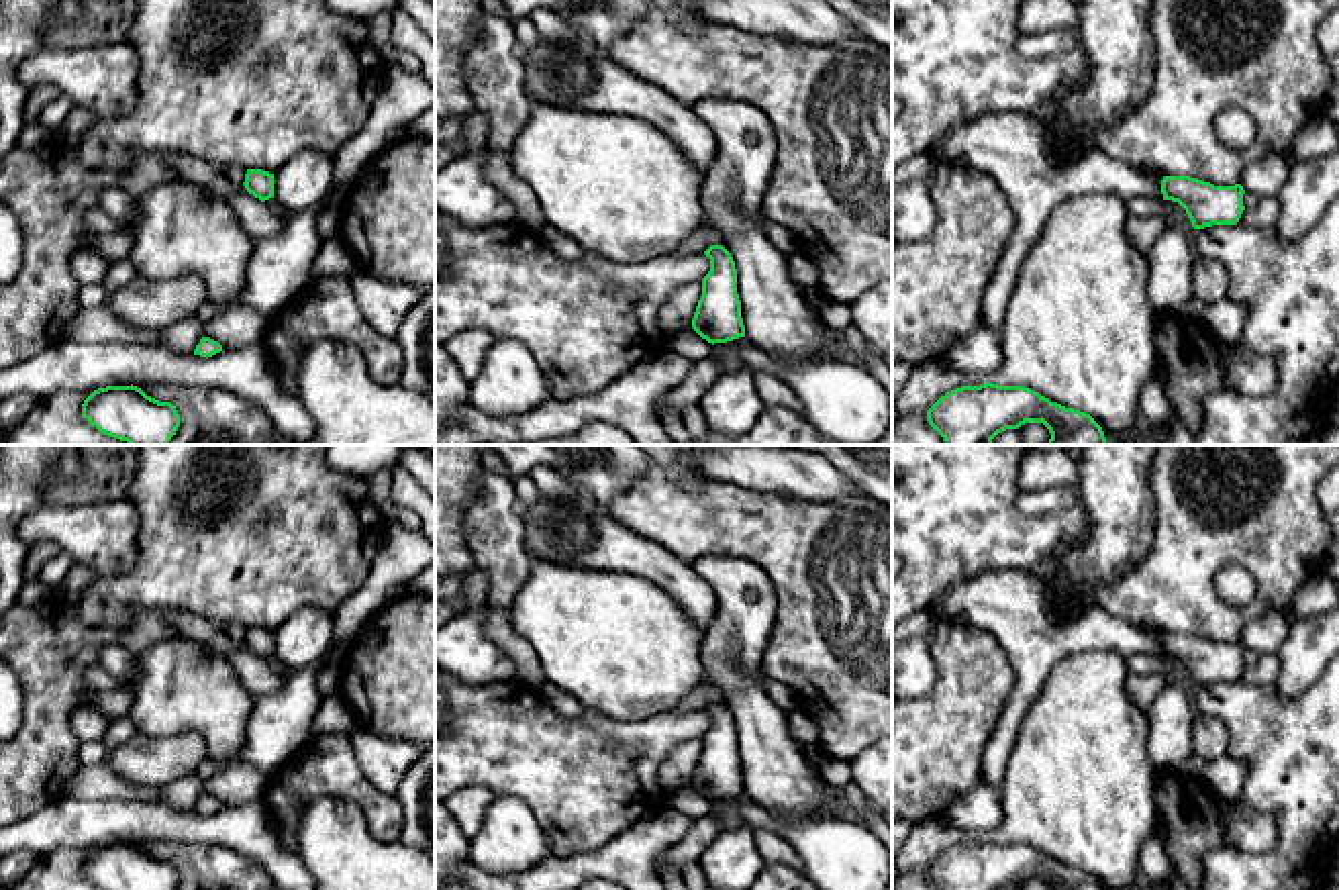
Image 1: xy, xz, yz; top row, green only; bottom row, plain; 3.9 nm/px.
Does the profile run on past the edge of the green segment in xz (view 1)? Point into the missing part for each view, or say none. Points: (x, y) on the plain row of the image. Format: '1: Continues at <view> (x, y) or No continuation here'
1: No continuation here

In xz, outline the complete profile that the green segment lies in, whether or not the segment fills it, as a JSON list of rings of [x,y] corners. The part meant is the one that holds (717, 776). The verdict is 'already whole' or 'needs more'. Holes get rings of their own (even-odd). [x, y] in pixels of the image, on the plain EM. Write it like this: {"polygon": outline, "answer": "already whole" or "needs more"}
{"polygon": [[[710,702],[704,712],[710,729],[702,735],[692,786],[712,802],[745,794],[735,719],[723,702]]], "answer": "already whole"}

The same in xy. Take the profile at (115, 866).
{"polygon": [[[133,841],[94,847],[82,874],[100,890],[176,890],[180,884],[171,859],[159,859]]], "answer": "already whole"}

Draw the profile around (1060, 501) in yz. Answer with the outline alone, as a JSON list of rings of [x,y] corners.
[[[1053,486],[1019,494],[1019,508],[1029,516],[1053,514],[1063,525],[1063,539],[1076,539],[1084,533],[1086,518],[1080,508],[1076,486]]]

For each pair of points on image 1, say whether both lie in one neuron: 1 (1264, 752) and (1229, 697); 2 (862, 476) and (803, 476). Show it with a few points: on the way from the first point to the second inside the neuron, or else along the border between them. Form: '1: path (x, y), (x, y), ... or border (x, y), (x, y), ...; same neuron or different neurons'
1: path (1264, 737), (1264, 731), (1244, 711); same neuron
2: border (833, 466), (862, 495); different neurons

